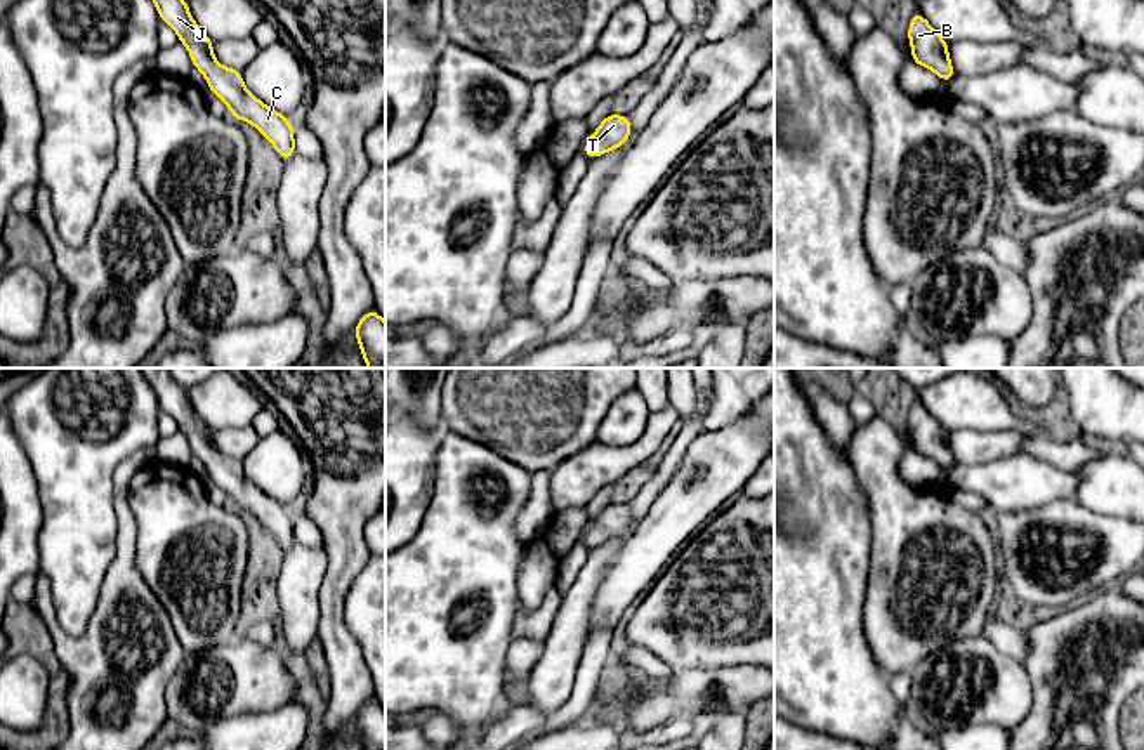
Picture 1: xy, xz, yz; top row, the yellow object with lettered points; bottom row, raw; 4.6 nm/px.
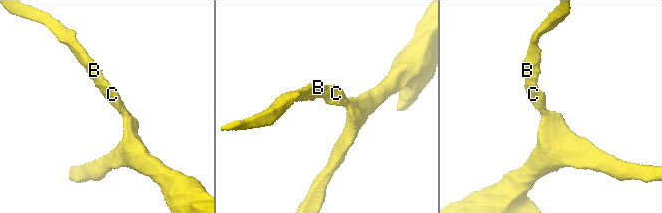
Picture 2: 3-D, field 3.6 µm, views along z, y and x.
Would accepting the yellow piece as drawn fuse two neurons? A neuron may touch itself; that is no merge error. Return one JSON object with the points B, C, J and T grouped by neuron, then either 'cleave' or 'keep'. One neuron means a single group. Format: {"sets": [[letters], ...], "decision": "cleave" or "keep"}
{"sets": [["B", "C", "J", "T"]], "decision": "keep"}

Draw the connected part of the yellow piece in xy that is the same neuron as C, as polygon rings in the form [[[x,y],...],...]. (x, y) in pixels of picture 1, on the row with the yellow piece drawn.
[[[153,0],[160,21],[165,21],[186,45],[191,62],[201,71],[208,90],[227,108],[231,116],[252,123],[288,161],[295,155],[293,125],[286,115],[276,113],[257,99],[243,83],[241,69],[222,66],[214,57],[214,42],[198,28],[187,0]]]

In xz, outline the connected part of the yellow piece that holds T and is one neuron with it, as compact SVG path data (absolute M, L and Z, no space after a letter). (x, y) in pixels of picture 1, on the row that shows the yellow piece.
M609 113L590 135L583 146L583 153L588 160L602 156L611 149L623 146L632 134L632 123L628 116Z

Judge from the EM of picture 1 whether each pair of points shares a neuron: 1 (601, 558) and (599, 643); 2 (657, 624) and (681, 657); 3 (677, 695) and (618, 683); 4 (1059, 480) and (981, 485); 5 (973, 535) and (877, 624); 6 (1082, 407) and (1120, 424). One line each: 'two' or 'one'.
1: two
2: one
3: two
4: one
5: one
6: one

